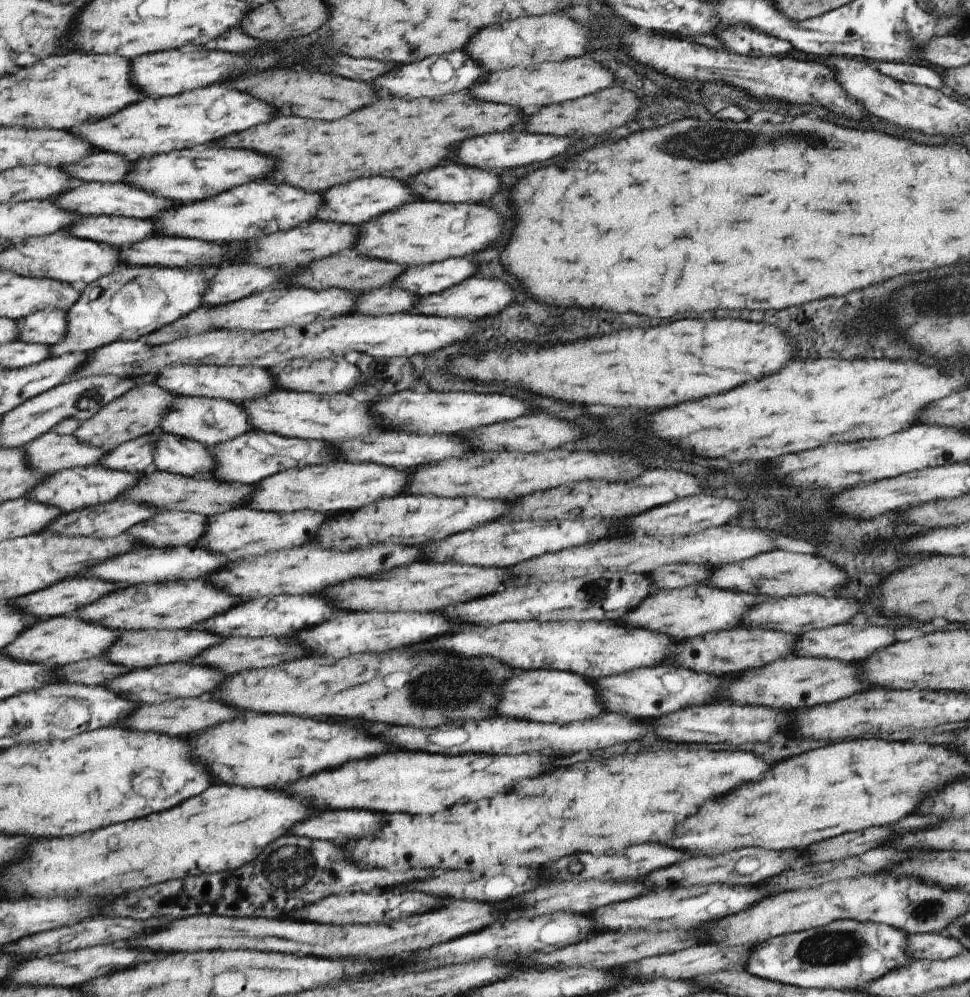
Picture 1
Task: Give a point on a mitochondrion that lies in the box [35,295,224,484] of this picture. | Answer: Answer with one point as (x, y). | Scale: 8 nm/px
(88, 398)

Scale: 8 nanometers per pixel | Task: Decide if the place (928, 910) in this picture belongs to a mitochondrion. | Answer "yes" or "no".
yes

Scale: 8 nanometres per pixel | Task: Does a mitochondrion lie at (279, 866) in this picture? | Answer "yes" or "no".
yes

